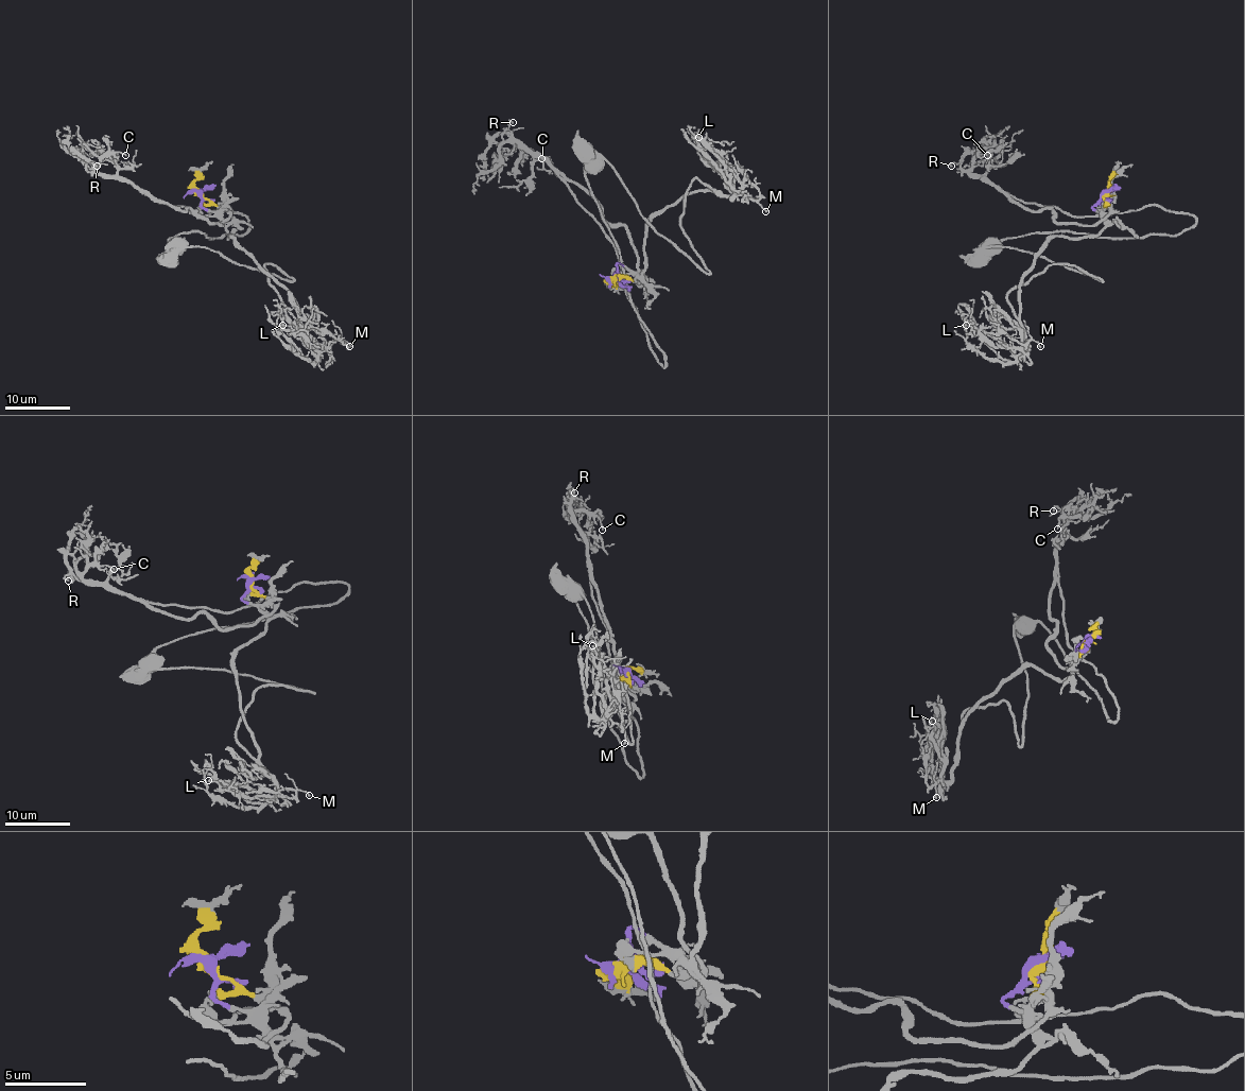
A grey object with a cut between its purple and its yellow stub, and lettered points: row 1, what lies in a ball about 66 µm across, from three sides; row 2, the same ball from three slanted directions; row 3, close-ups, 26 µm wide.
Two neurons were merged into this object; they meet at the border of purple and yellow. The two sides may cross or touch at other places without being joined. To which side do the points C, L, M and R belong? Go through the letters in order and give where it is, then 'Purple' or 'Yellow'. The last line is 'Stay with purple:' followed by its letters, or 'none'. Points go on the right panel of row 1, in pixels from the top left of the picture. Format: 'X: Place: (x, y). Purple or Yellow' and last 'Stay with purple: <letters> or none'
C: Place: (987, 155). Yellow
L: Place: (966, 325). Purple
M: Place: (1040, 346). Purple
R: Place: (951, 166). Yellow
Stay with purple: L, M

